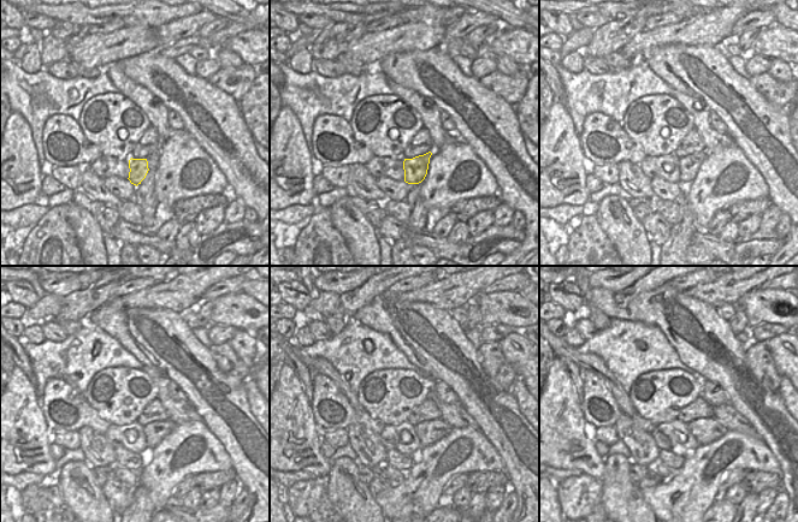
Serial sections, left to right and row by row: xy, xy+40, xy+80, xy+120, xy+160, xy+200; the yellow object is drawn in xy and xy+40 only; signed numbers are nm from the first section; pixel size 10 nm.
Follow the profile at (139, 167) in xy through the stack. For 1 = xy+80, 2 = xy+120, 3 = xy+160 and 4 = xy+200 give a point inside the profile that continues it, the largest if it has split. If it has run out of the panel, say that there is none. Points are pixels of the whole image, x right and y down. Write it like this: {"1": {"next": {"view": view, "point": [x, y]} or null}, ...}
{"1": {"next": {"view": "xy+80", "point": [689, 166]}}, "2": {"next": {"view": "xy+120", "point": [154, 432]}}, "3": {"next": {"view": "xy+160", "point": [429, 432]}}, "4": {"next": {"view": "xy+200", "point": [705, 431]}}}

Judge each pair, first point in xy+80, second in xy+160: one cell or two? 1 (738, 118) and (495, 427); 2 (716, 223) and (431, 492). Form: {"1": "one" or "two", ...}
{"1": "one", "2": "two"}

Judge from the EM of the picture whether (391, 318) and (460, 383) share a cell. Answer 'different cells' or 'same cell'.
same cell

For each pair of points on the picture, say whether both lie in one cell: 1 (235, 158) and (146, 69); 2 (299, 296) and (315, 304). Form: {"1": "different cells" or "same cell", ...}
{"1": "same cell", "2": "different cells"}

